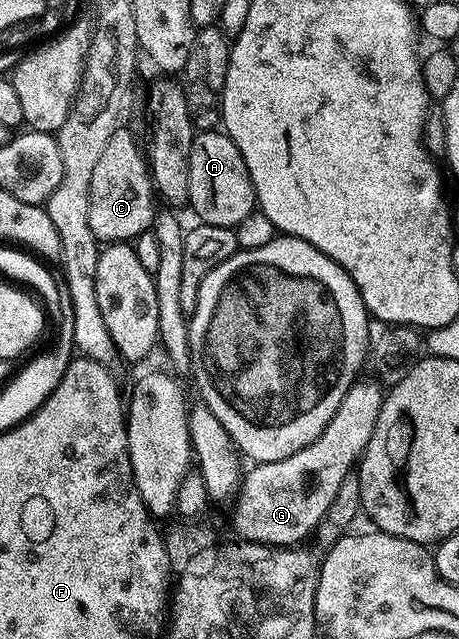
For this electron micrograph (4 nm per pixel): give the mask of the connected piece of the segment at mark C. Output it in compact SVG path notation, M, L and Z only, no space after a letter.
M127 127L118 128L114 135L110 135L106 148L102 150L98 164L94 167L94 176L90 178L90 231L94 231L97 242L100 243L132 243L151 230L157 212L158 201L154 196L152 174L148 172L145 150L139 147Z

